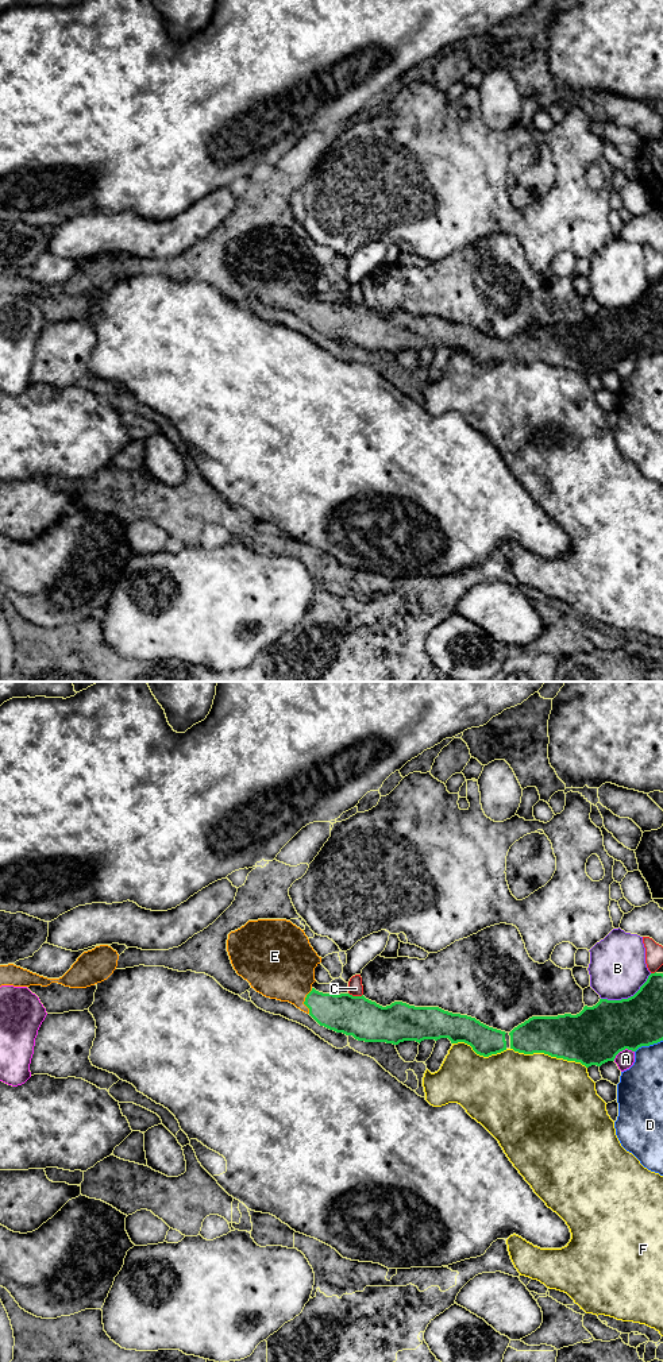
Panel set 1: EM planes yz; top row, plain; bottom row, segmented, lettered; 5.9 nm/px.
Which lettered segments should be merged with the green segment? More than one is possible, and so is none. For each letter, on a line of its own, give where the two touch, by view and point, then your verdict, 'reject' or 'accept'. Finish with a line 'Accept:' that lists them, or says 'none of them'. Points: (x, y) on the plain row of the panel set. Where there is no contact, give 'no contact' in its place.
A: contact yz (623, 358); reject
B: contact yz (628, 307); reject
C: contact yz (355, 305); reject
D: contact yz (648, 354); reject
E: contact yz (305, 309); accept
F: contact yz (548, 363); reject
Accept: E

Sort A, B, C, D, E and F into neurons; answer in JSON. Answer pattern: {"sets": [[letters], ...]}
{"sets": [["A"], ["B"], ["C"], ["D"], ["E"], ["F"]]}

